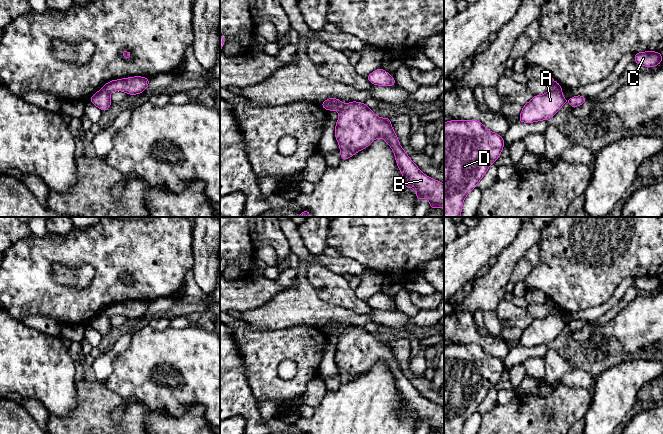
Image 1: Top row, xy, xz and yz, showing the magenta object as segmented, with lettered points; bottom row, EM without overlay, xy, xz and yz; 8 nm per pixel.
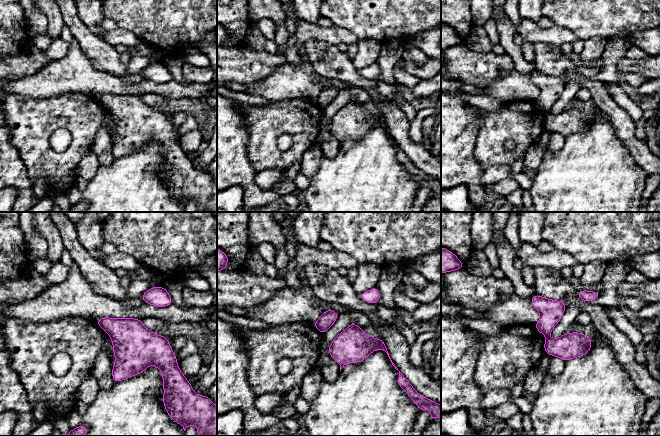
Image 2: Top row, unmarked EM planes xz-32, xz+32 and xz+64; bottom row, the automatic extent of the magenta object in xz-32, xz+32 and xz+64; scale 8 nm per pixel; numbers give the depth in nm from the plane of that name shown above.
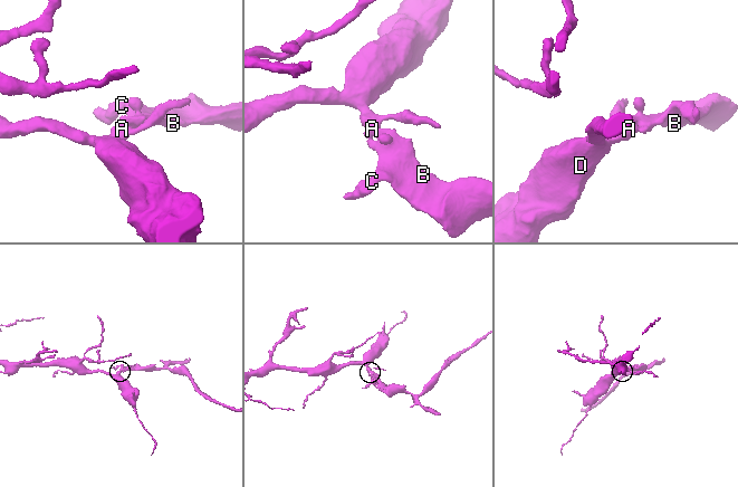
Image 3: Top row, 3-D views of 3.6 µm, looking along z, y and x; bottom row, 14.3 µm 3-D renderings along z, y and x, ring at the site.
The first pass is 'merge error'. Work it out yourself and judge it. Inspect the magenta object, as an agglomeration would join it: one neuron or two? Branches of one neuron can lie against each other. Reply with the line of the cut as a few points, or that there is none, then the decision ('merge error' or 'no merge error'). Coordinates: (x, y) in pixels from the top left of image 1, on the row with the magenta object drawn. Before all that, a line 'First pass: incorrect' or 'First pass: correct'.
First pass: correct
xz (338, 99), (330, 103), (328, 110) | merge error

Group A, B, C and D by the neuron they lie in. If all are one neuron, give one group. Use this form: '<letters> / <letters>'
A D / B C

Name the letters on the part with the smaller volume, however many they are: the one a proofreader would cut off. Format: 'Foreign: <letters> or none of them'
Foreign: B, C

